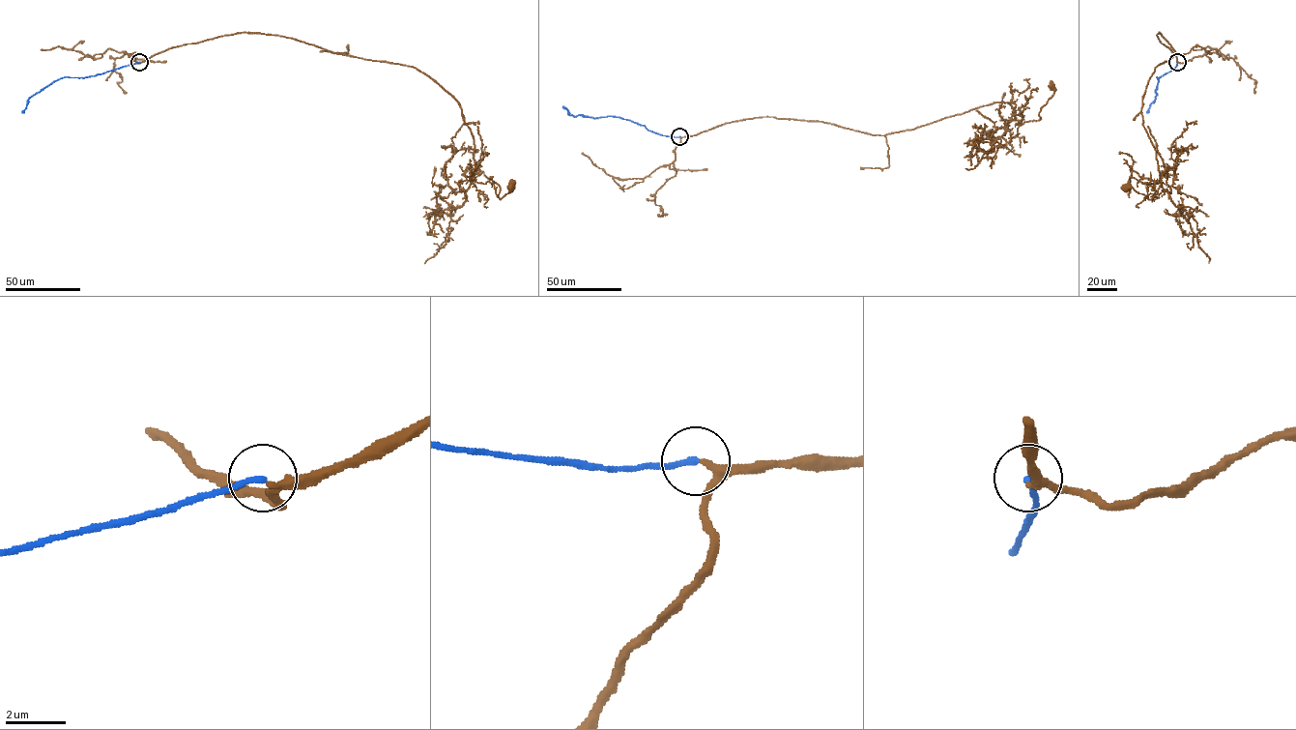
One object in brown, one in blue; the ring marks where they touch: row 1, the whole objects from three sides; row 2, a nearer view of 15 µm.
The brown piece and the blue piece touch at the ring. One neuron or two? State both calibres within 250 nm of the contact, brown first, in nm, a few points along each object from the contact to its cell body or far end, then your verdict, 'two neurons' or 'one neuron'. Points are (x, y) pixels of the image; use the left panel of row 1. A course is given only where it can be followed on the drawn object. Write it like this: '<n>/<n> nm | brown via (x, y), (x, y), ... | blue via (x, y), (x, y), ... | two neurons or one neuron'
190/200 nm | brown via (139, 62), (243, 32), (412, 67), (458, 102), (473, 134), (474, 178), (483, 171), (500, 199), (511, 187) | blue via (139, 62), (85, 77), (59, 78), (31, 96), (21, 113) | one neuron

